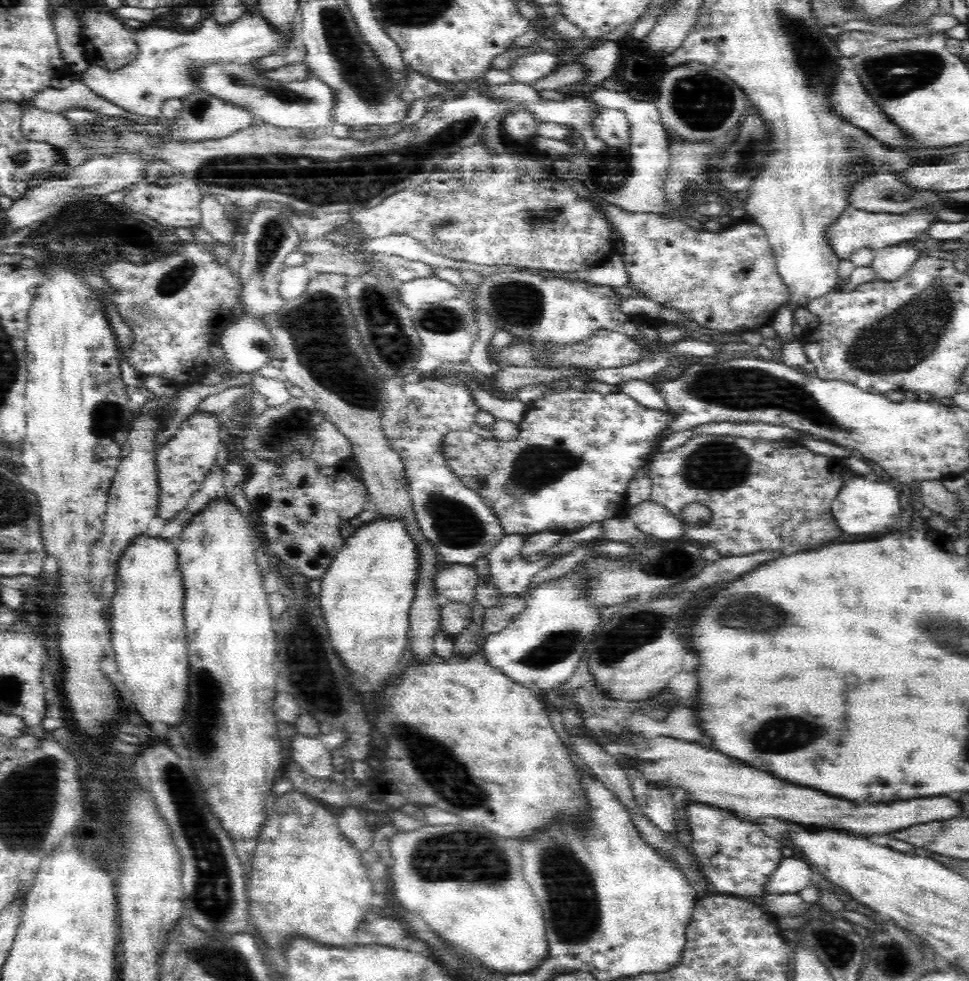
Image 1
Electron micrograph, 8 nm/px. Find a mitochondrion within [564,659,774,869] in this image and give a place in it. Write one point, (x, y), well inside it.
(605, 737)

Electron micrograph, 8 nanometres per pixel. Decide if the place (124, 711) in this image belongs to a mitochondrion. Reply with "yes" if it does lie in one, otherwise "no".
no

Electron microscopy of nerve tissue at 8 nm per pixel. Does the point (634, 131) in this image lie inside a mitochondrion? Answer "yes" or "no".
no

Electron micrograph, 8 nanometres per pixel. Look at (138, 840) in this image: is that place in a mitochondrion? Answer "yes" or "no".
no

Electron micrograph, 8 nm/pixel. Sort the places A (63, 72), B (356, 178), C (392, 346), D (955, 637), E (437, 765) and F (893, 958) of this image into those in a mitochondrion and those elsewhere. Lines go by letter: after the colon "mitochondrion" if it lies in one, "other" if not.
A: other
B: mitochondrion
C: mitochondrion
D: mitochondrion
E: mitochondrion
F: mitochondrion

